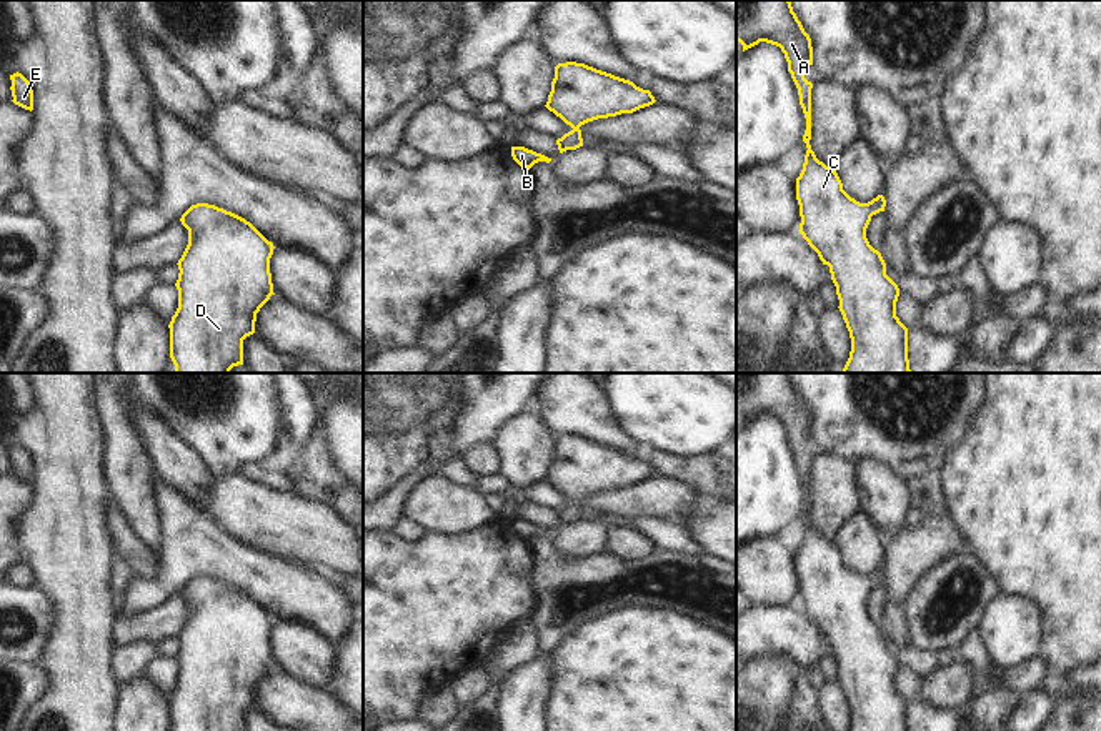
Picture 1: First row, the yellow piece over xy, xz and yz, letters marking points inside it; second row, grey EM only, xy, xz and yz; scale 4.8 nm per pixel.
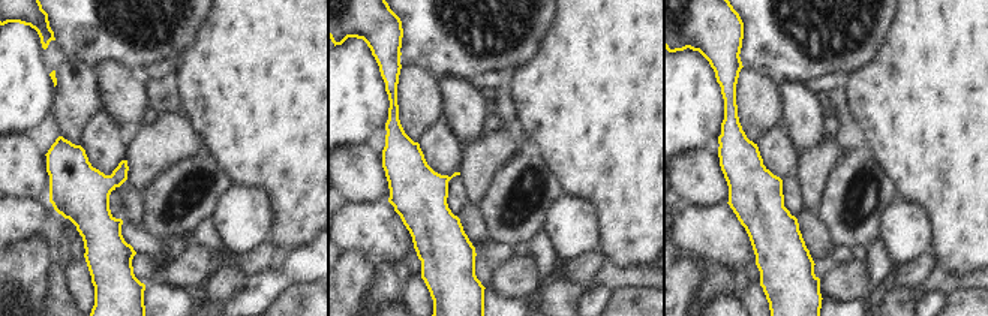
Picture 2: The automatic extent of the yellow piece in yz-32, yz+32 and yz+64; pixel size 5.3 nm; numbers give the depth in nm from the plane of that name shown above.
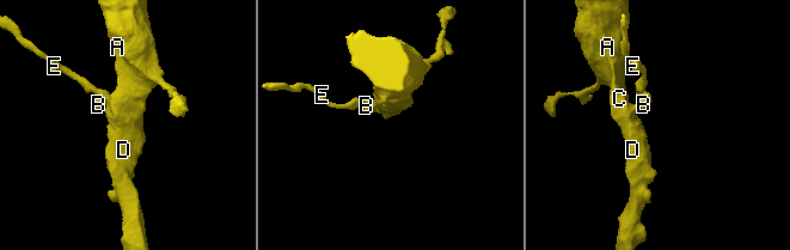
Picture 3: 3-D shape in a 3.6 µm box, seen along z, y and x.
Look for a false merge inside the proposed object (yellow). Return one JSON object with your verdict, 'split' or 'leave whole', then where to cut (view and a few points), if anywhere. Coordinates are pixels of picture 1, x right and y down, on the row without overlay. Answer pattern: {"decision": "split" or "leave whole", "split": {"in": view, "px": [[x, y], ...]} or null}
{"decision": "leave whole", "split": null}

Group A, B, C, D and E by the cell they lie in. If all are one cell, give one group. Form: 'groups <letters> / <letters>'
groups A B C D E

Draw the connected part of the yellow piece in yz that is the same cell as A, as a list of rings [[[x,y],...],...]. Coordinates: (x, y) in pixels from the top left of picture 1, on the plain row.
[[[736,373],[736,415],[743,425],[766,415],[785,426],[788,445],[798,461],[800,478],[806,491],[803,515],[806,516],[805,536],[796,551],[796,573],[800,578],[800,606],[818,626],[823,638],[829,639],[836,659],[839,684],[851,711],[849,731],[908,731],[908,701],[896,689],[898,658],[886,648],[886,636],[868,611],[866,601],[871,589],[884,584],[886,573],[878,568],[868,576],[859,576],[844,563],[836,541],[826,540],[811,523],[811,461],[805,451],[813,438],[811,411],[793,385],[790,373]]]

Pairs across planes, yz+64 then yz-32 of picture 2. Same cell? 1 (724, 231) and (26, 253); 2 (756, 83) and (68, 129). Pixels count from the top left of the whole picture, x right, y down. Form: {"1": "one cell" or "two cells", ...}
{"1": "two cells", "2": "one cell"}

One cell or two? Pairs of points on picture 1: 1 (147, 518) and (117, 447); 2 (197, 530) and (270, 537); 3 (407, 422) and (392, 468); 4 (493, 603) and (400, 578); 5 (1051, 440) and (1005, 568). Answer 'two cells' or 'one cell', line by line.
1: one cell
2: two cells
3: one cell
4: one cell
5: one cell

